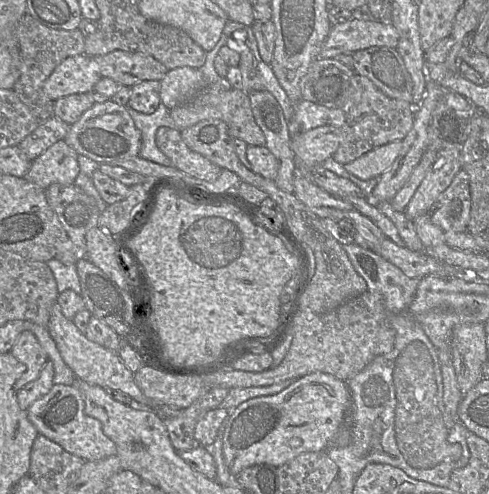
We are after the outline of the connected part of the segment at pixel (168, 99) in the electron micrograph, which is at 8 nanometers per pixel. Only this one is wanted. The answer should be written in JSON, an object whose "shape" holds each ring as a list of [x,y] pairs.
{"shape":[[[196,68],[169,70],[160,81],[161,103],[169,110],[191,99],[203,87],[202,74]]]}

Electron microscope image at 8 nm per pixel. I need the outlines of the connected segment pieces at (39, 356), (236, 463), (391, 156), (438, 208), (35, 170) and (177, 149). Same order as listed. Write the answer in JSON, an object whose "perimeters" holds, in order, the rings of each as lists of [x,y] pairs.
{"perimeters":[[[[29,330],[22,331],[10,353],[26,366],[26,371],[15,382],[13,388],[17,392],[27,383],[36,380],[48,360],[36,336]]],[[[320,371],[306,374],[277,394],[251,398],[238,405],[227,418],[222,452],[233,476],[244,468],[268,464],[279,467],[305,452],[327,449],[350,410],[346,381]]],[[[402,140],[389,142],[363,154],[344,167],[361,180],[377,178],[392,166],[401,148]]],[[[461,169],[428,211],[431,221],[444,232],[467,230],[471,211],[469,175]]],[[[60,140],[31,162],[24,178],[42,189],[53,183],[72,185],[80,173],[77,158],[78,153]]],[[[160,127],[156,144],[172,162],[172,167],[197,179],[215,181],[222,169],[201,154],[192,151],[183,141],[178,129]]]]}

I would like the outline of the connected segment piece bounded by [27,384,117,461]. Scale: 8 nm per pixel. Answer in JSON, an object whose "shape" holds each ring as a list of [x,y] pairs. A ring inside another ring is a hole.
{"shape":[[[53,384],[46,395],[31,404],[27,410],[27,416],[38,434],[57,443],[74,456],[85,461],[96,461],[115,456],[117,453],[115,443],[104,434],[101,423],[85,413],[84,406],[82,395],[75,386]]]}

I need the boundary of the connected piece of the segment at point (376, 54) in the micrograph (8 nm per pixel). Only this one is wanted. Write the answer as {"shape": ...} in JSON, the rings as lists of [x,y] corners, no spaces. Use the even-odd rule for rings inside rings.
{"shape":[[[373,46],[352,56],[356,74],[369,78],[386,96],[412,103],[411,77],[397,48]]]}

